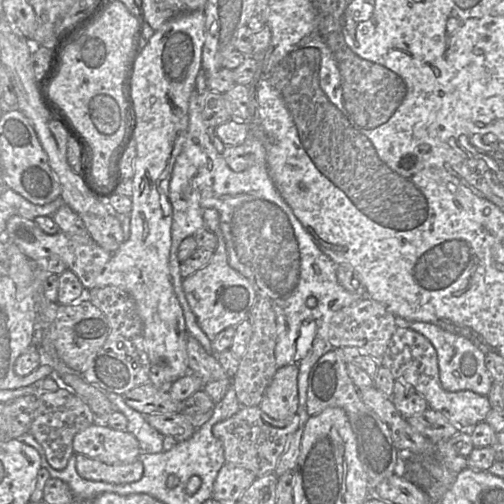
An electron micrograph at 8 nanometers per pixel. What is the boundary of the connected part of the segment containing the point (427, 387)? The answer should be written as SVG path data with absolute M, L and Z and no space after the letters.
M398 327L395 330L380 365L387 368L395 380L410 384L416 393L426 400L428 408L441 413L452 425L461 430L470 430L476 424L484 422L492 409L486 396L470 390L457 392L444 390L439 378L436 349L425 336L410 328Z

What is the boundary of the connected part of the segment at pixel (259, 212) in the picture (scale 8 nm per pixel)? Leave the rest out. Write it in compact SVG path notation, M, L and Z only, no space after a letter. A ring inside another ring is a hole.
M201 68L189 98L186 138L175 161L170 178L168 198L173 211L170 253L178 253L179 246L185 238L206 229L203 219L204 209L212 208L218 211L220 229L218 238L222 238L225 245L229 266L246 277L259 295L269 299L275 312L277 326L275 360L278 368L296 365L299 369L298 396L300 407L296 414L300 416L303 426L309 417L305 412L309 371L322 355L335 349L328 341L330 319L335 312L355 304L363 297L350 293L338 283L336 277L337 264L318 248L310 234L294 215L290 206L280 195L269 175L265 148L255 135L250 135L250 128L243 145L246 145L253 154L254 164L247 170L234 172L221 153L214 148L211 143L212 130L206 126L202 117L203 94L208 91L207 80L208 77ZM187 186L193 186L195 190L189 198L184 198L184 189Z

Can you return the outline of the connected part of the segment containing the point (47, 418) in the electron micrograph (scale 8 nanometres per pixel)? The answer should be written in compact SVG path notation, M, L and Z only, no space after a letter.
M60 388L55 392L45 392L38 397L29 432L43 447L48 464L56 470L63 470L67 467L69 459L75 455L73 450L75 435L95 423L89 406L76 395Z

